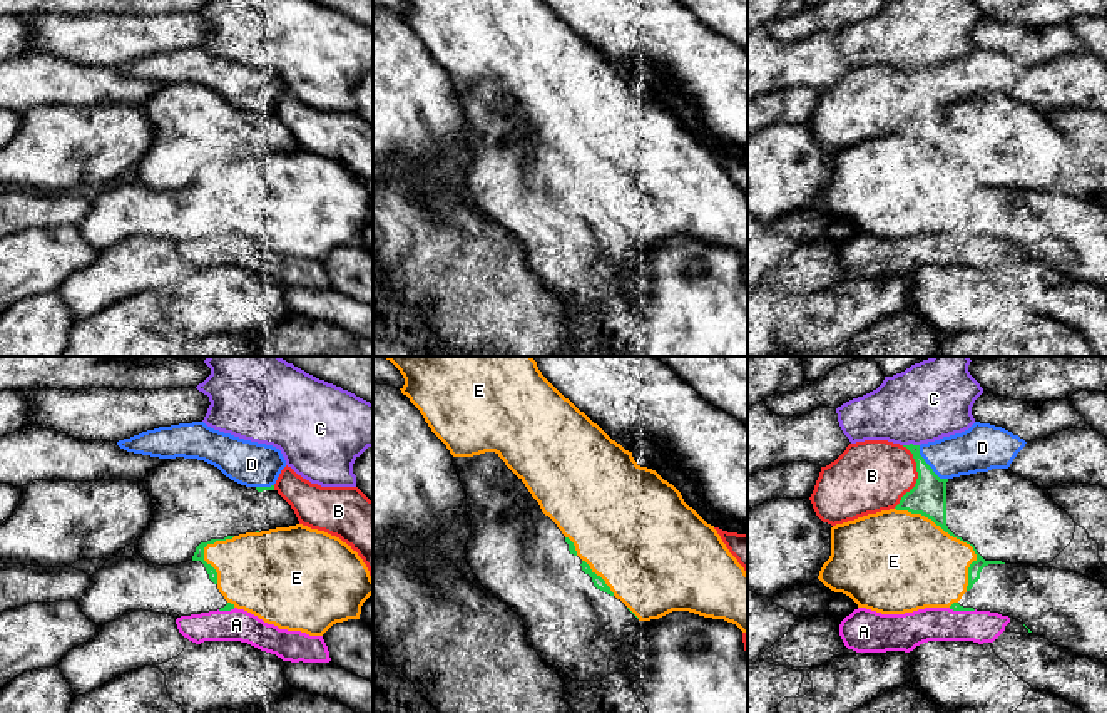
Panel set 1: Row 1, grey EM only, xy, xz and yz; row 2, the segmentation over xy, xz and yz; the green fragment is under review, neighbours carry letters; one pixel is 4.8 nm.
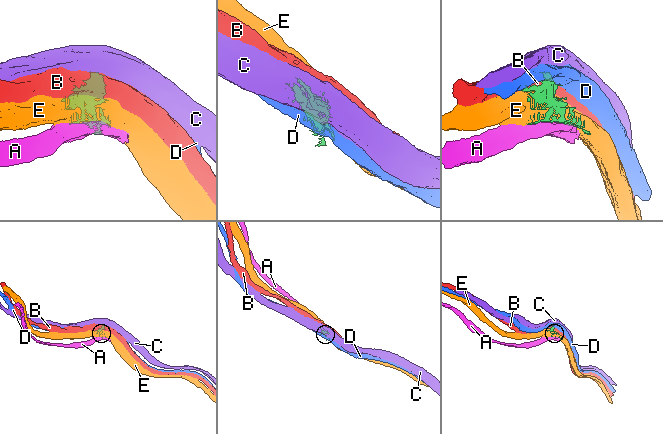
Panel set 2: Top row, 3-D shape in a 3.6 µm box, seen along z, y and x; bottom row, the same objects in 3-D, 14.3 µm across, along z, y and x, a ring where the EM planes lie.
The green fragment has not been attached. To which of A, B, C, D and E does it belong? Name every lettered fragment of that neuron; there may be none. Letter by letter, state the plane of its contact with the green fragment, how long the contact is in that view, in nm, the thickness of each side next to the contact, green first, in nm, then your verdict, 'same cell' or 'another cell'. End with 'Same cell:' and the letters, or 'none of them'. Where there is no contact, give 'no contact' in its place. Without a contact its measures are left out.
A: yz | 140 nm | 50/160 nm | another cell
B: yz | 300 nm | 180/340 nm | another cell
C: yz | 80 nm | 160/380 nm | another cell
D: yz | 220 nm | 180/220 nm | another cell
E: yz | 550 nm | 180/440 nm | same cell
Same cell: E

